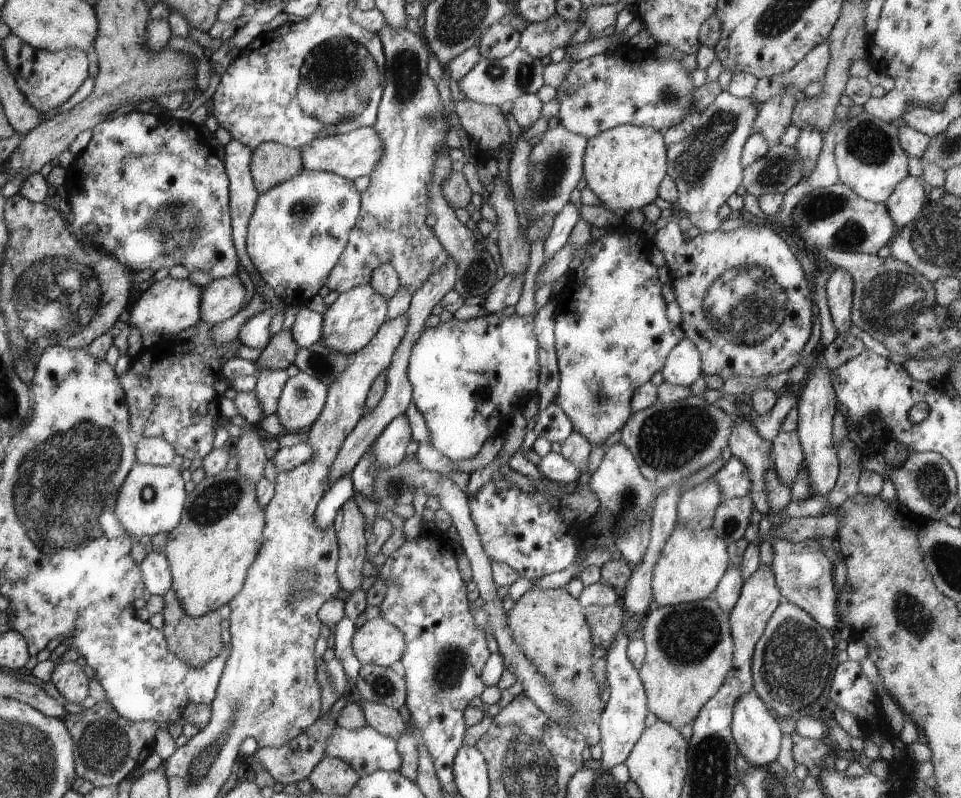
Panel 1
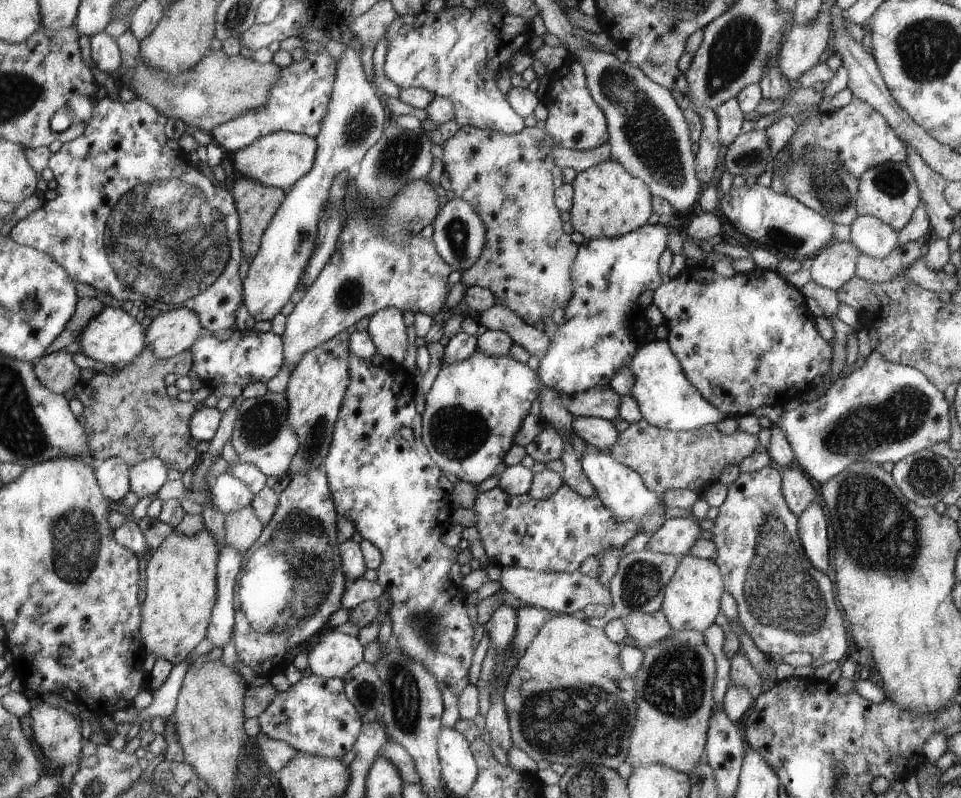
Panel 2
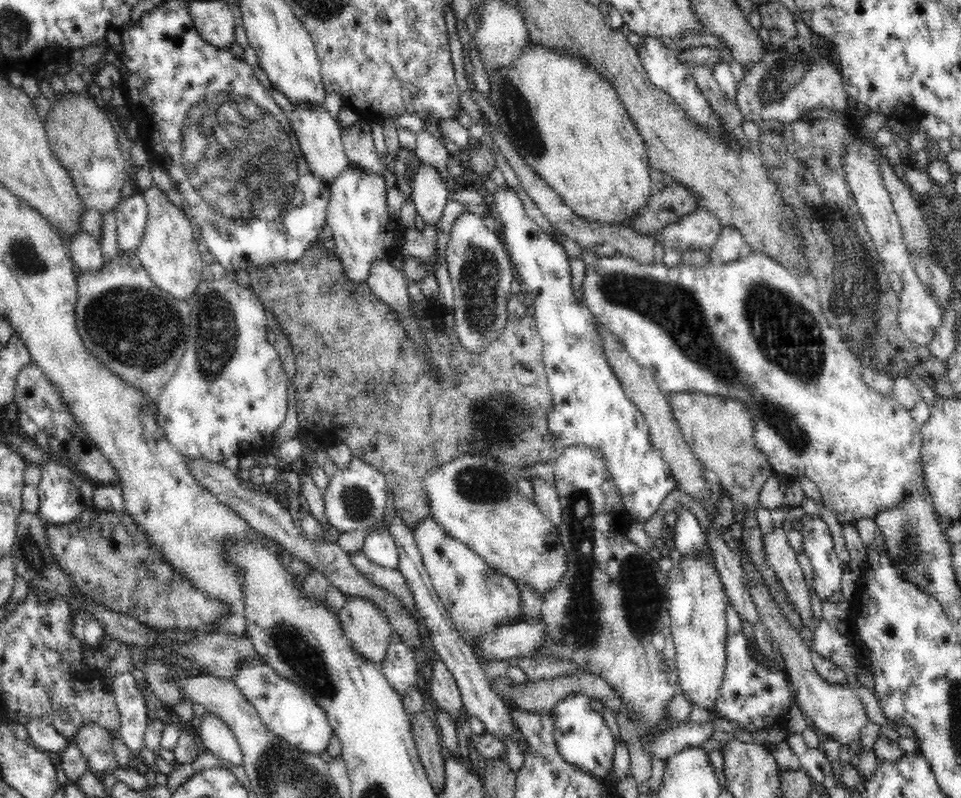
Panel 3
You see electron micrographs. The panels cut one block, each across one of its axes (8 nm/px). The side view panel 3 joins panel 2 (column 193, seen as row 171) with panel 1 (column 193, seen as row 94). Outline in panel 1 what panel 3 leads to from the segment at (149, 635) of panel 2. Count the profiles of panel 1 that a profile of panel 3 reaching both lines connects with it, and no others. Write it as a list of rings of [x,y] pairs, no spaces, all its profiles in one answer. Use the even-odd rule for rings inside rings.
[[[224,469],[213,477],[205,477],[186,498],[182,522],[168,532],[166,550],[171,577],[171,589],[181,599],[181,605],[191,617],[201,617],[229,604],[243,590],[249,566],[256,558],[265,532],[265,510],[258,504],[255,484],[236,469]]]

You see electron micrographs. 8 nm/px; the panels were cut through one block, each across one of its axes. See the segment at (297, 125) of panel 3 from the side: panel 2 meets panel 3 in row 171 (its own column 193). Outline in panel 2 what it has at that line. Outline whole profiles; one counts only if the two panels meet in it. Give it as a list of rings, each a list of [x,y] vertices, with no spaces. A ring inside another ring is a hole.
[[[188,308],[161,312],[147,329],[149,349],[164,360],[184,353],[206,332],[201,318]]]

